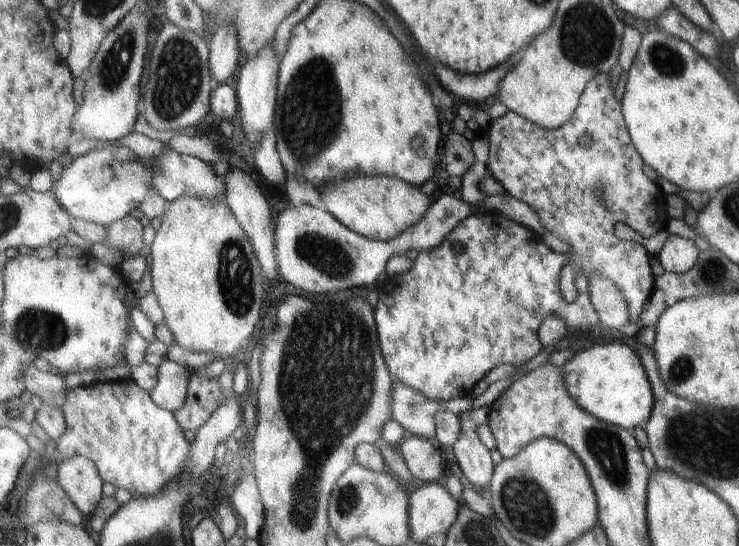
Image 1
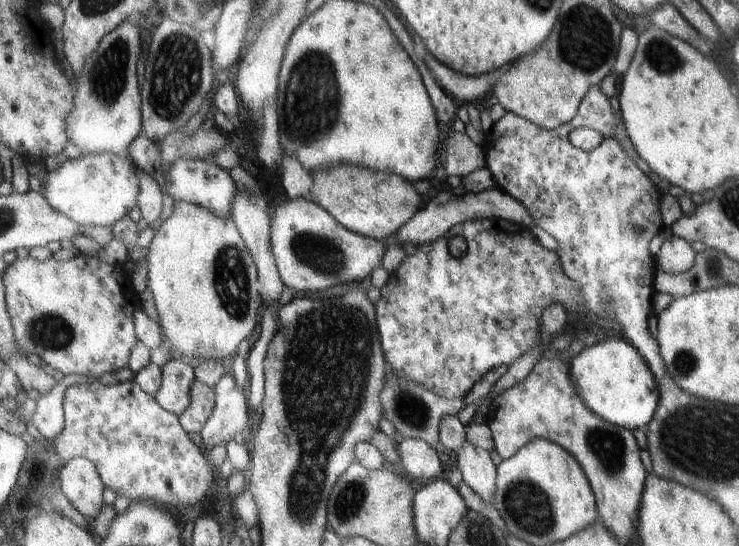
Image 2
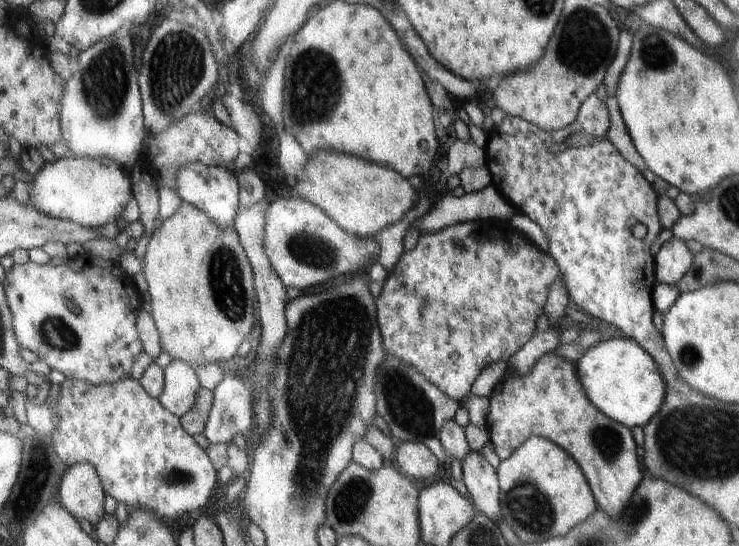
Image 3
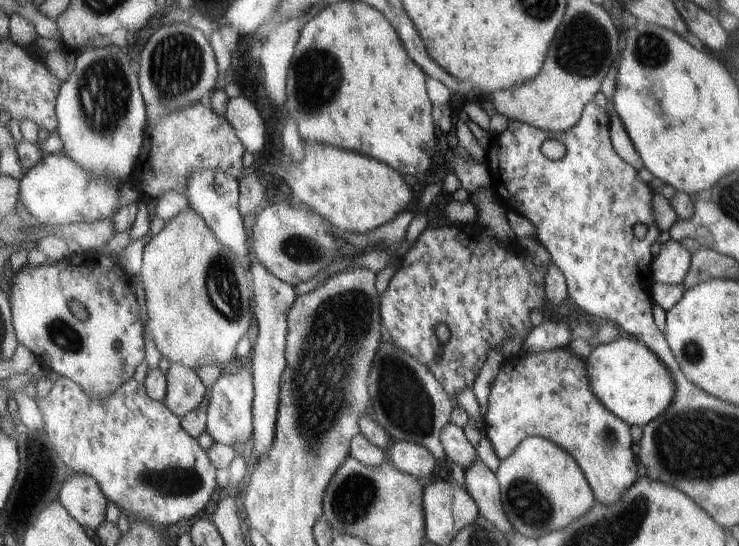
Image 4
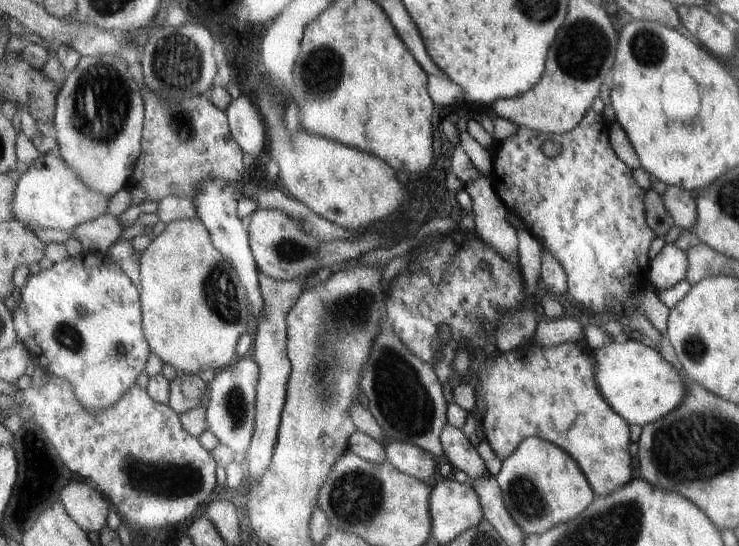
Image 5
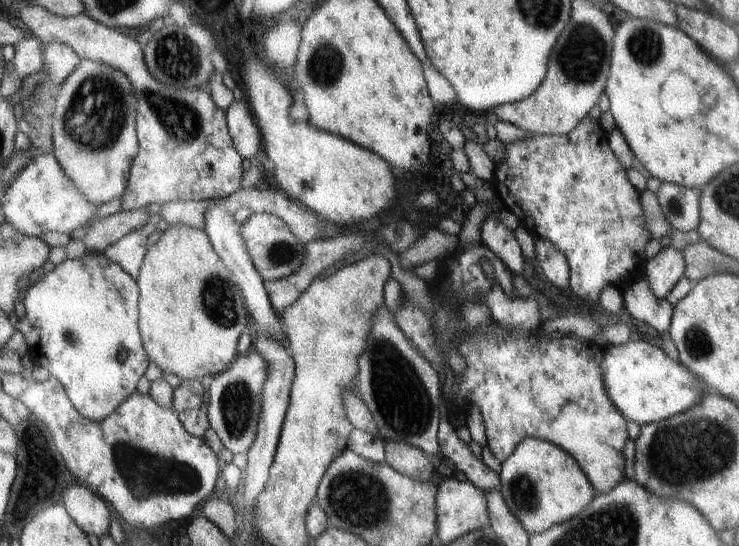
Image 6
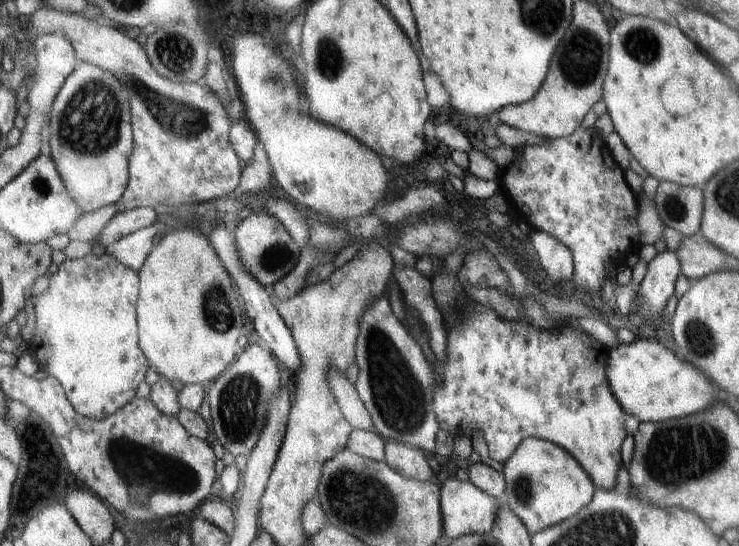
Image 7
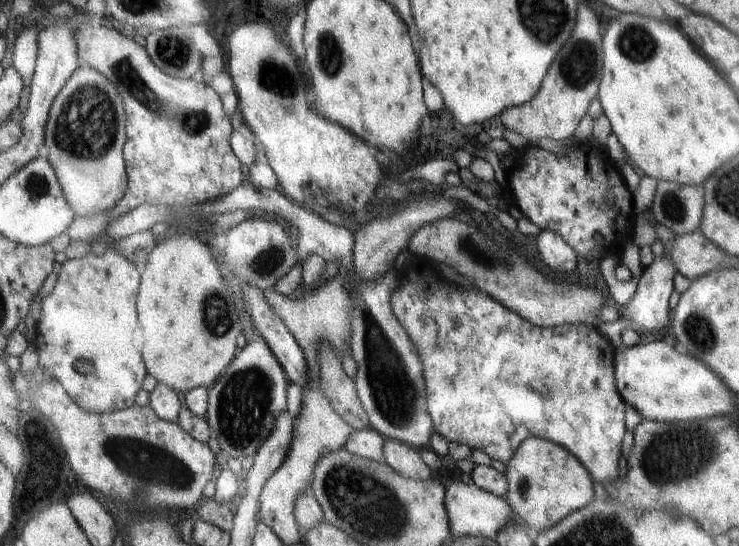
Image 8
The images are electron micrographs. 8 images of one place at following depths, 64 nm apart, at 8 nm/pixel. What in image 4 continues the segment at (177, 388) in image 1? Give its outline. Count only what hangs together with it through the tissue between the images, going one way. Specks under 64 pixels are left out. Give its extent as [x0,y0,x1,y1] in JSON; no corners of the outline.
[163,363,209,418]

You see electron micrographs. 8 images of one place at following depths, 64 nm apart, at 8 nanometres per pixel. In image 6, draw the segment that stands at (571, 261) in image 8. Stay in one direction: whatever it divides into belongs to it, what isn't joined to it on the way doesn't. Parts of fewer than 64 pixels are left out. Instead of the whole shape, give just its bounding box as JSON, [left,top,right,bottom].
[535,237,571,288]

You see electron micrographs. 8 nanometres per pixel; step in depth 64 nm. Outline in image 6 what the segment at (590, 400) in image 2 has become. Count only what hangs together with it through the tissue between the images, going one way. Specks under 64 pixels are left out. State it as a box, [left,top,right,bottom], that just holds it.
[600,333,706,426]

